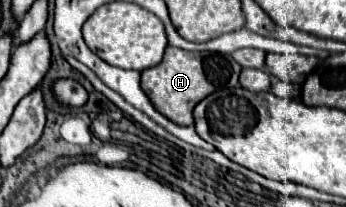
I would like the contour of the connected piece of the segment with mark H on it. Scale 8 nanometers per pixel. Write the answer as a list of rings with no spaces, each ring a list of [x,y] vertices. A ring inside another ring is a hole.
[[[168,46],[164,50],[164,58],[162,58],[162,62],[158,66],[152,66],[148,70],[142,70],[140,86],[142,86],[144,94],[150,98],[152,106],[160,114],[164,114],[168,120],[172,120],[174,124],[180,124],[180,126],[194,124],[194,118],[192,118],[194,106],[202,98],[206,98],[208,94],[214,92],[214,86],[204,76],[200,54],[186,52],[186,50],[172,48],[172,46]]]

